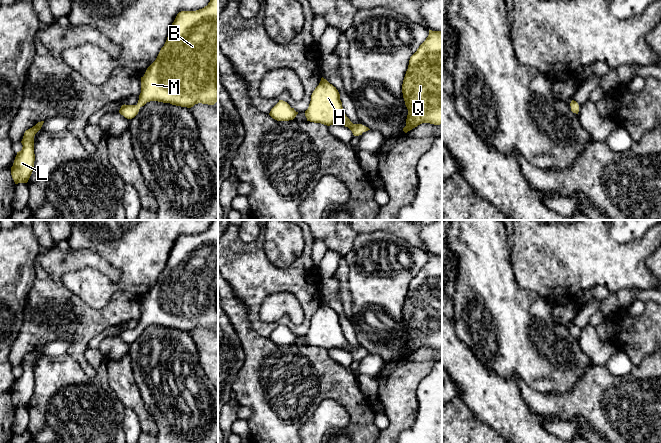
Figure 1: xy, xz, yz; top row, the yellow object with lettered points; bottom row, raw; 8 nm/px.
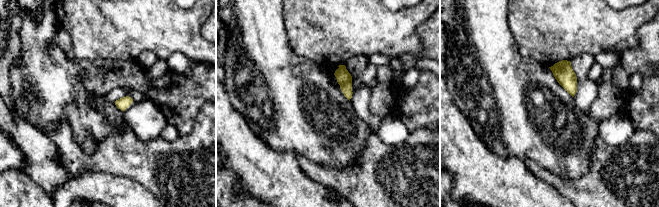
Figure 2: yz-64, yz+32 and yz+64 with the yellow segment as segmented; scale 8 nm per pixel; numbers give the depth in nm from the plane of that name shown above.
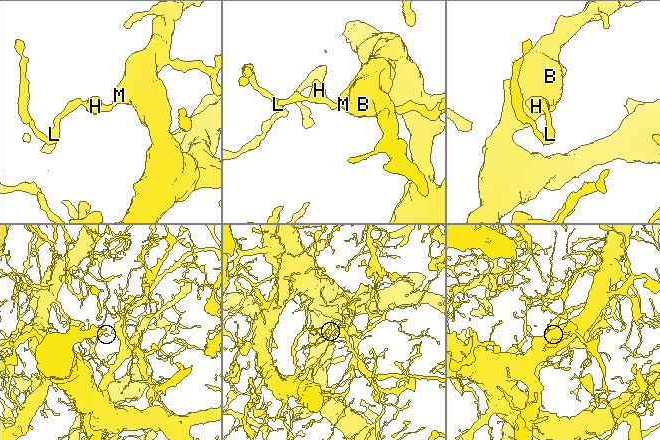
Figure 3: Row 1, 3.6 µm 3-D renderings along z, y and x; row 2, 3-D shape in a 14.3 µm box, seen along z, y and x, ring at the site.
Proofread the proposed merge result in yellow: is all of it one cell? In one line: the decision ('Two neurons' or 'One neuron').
One neuron

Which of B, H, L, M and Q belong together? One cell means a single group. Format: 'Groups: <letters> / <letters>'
Groups: B H L M Q

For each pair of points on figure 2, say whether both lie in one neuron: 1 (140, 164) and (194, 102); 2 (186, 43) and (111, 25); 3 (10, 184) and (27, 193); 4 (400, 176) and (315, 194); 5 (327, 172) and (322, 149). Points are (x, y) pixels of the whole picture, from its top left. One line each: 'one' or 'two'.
1: two
2: one
3: one
4: two
5: two

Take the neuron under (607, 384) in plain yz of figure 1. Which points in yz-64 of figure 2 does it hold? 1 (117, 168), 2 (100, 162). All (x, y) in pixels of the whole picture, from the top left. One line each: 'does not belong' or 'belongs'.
1: belongs
2: belongs

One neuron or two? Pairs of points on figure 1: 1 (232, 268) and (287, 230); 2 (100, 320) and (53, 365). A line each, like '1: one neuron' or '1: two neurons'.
1: two neurons
2: two neurons

